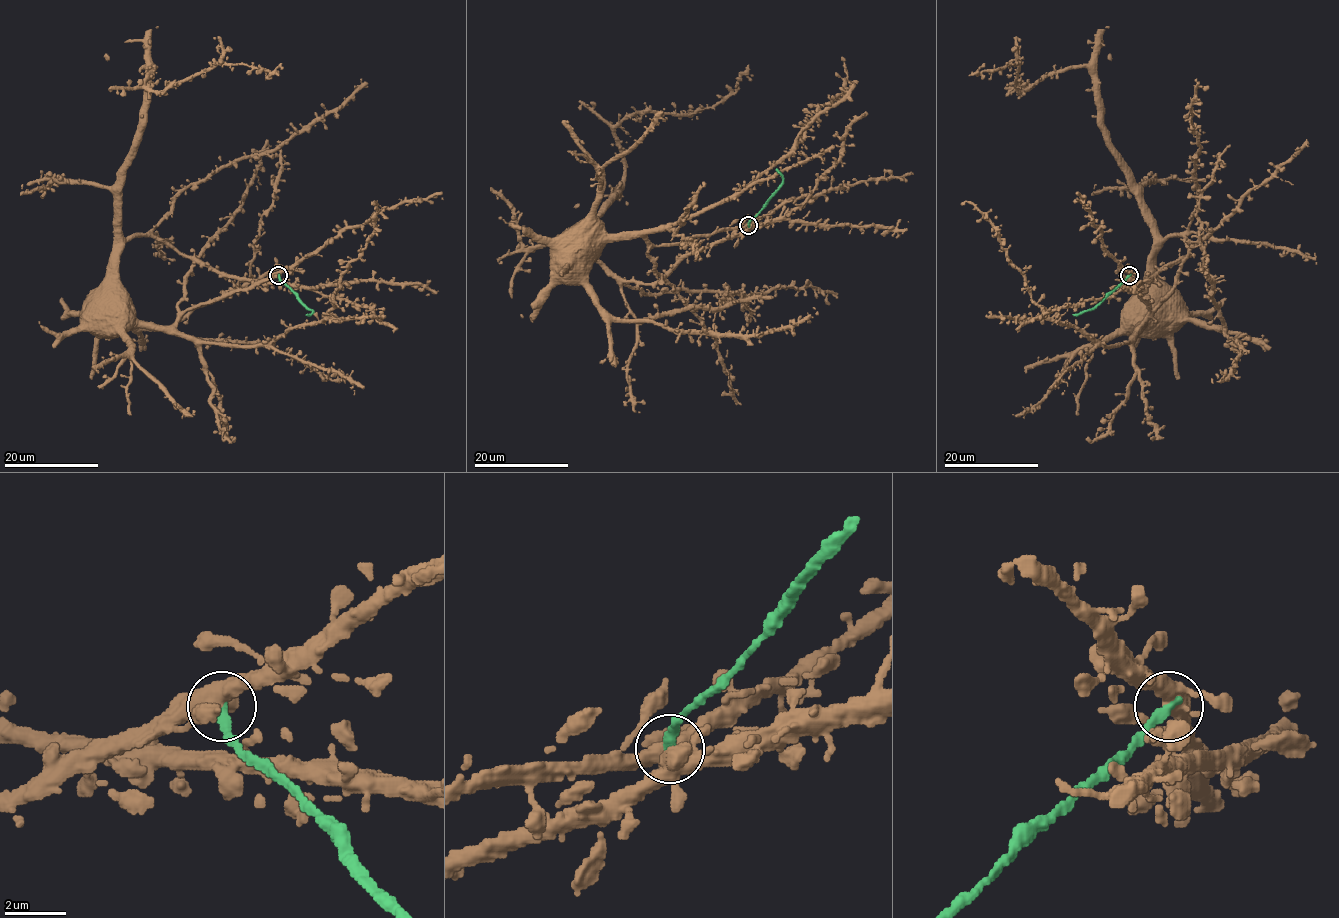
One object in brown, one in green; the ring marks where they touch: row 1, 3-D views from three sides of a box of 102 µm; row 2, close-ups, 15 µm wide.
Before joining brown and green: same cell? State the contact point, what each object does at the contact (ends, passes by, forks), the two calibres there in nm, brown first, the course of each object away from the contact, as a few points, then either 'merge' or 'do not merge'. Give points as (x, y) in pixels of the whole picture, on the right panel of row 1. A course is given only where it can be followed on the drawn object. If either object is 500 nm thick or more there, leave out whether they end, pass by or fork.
(1129, 275) | brown forks | green ends | 400/380 nm | brown via (1129, 275), (1133, 285), (1149, 305), (1149, 313), (1139, 326), (1136, 324), (1158, 323) | green via (1129, 275), (1091, 310), (1073, 315) | do not merge

